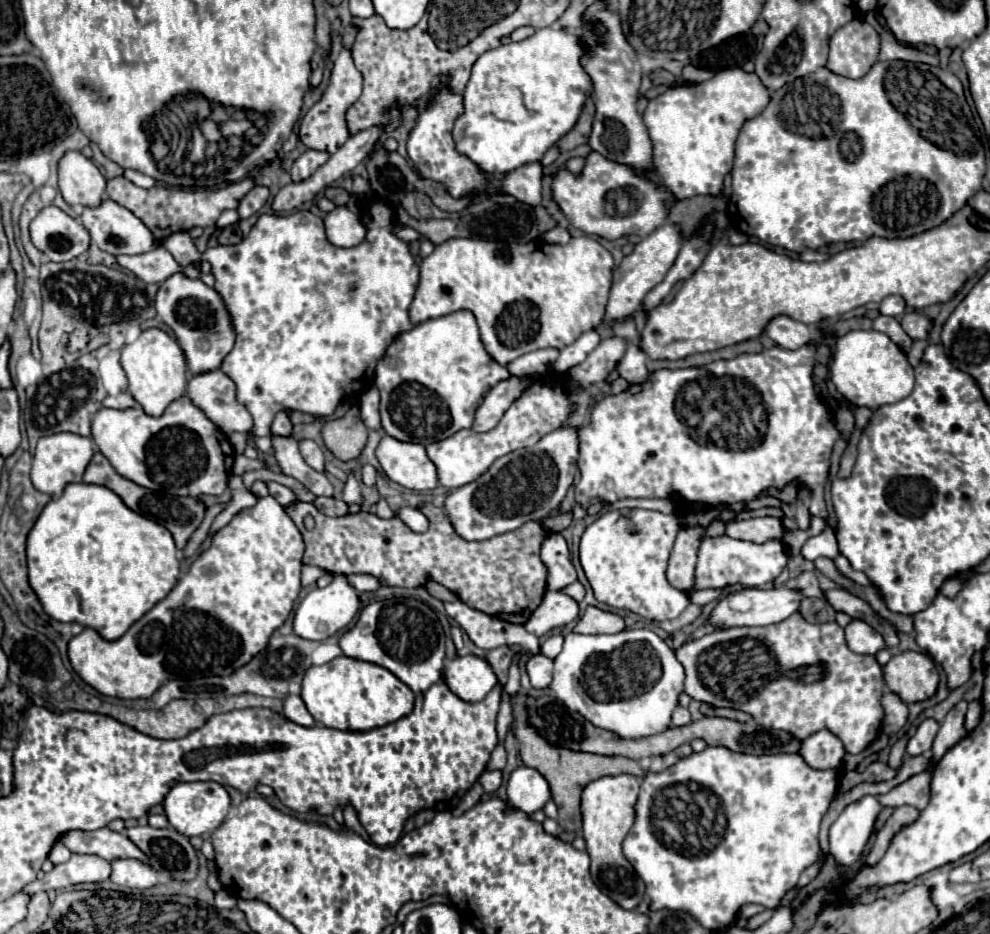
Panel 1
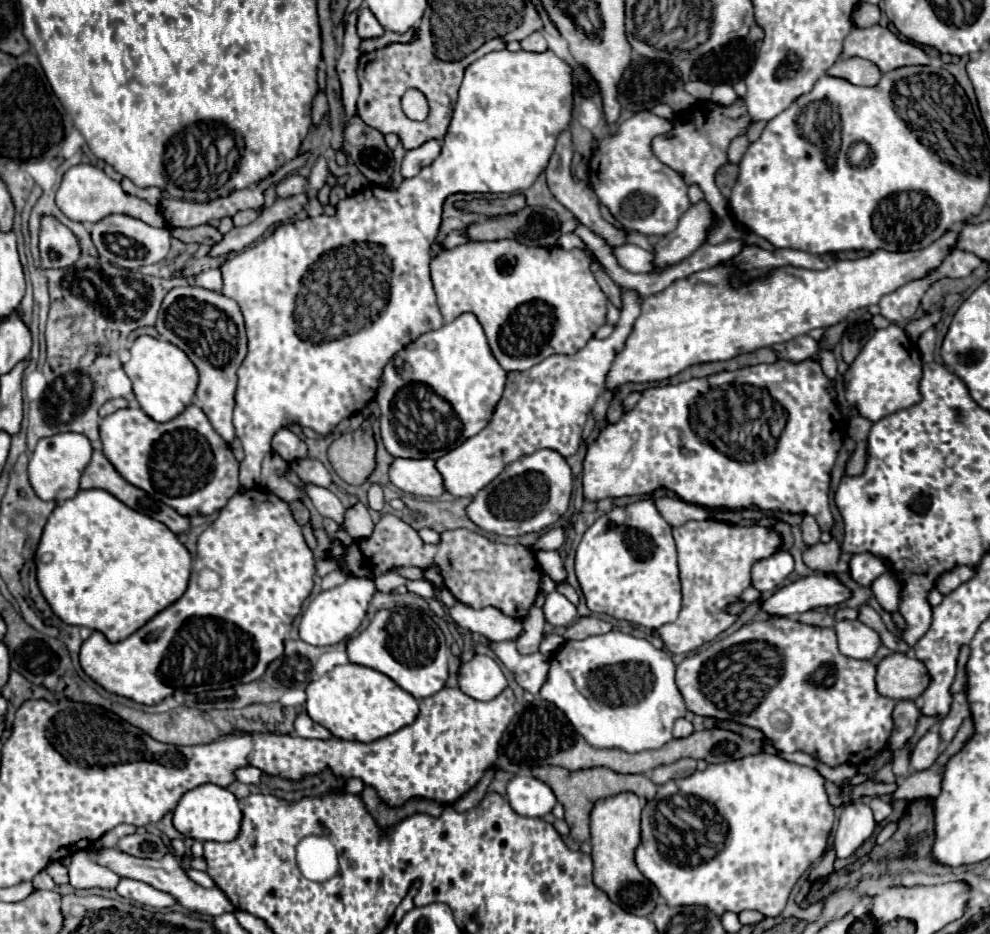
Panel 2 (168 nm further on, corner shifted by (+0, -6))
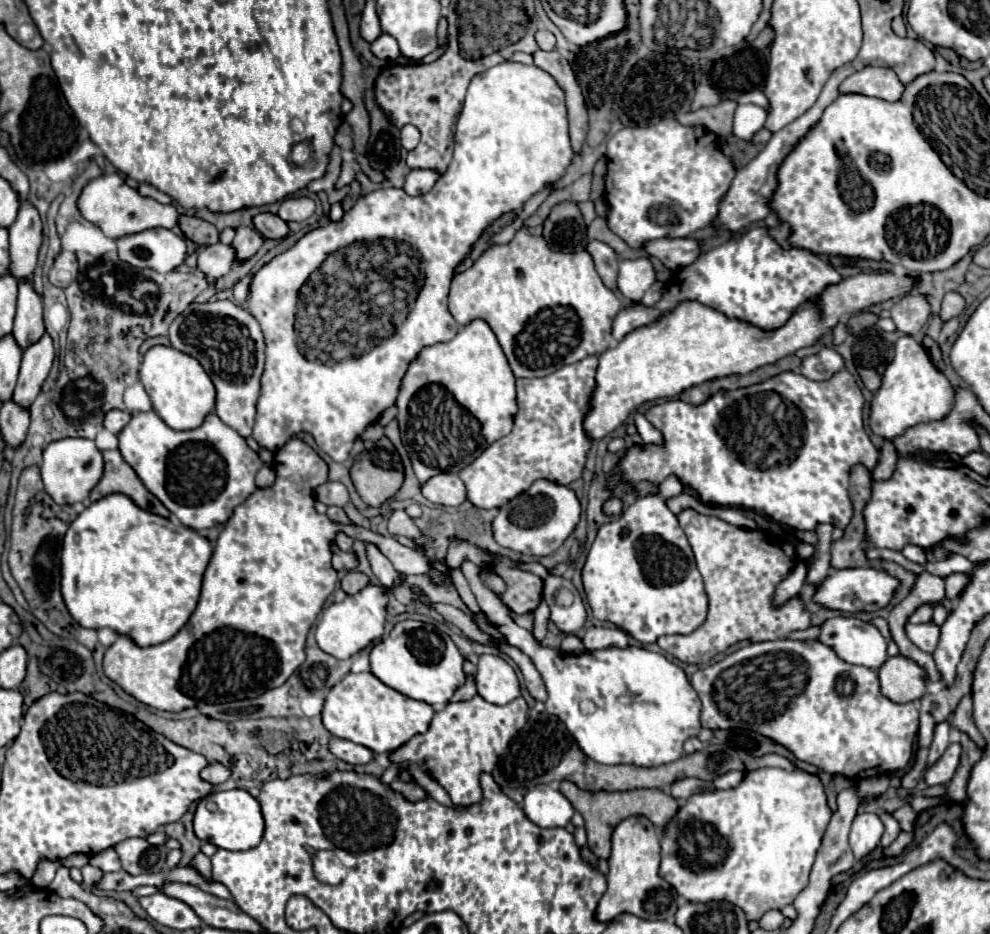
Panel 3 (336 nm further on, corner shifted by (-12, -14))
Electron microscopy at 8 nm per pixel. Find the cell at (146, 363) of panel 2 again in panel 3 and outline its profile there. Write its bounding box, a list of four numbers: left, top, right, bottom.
[140,346,214,430]

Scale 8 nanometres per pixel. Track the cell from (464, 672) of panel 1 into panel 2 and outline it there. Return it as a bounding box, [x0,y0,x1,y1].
[458,654,508,700]

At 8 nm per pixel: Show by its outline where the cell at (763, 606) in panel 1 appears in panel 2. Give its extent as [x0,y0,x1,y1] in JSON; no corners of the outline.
[762,574,852,616]

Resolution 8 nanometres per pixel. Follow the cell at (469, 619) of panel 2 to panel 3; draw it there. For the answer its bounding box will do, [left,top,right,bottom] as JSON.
[460,560,702,766]

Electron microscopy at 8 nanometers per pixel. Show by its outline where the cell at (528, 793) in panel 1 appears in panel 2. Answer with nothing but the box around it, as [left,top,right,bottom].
[508,776,556,818]

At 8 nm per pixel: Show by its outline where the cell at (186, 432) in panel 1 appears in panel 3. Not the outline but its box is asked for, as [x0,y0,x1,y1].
[118,412,264,528]

